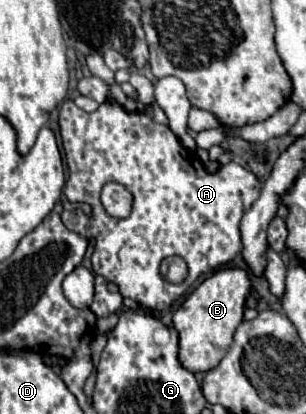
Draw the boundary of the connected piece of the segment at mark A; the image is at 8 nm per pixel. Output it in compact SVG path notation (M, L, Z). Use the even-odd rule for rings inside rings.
M66 100L60 108L60 134L70 172L64 186L64 194L70 202L90 204L94 212L94 216L86 216L80 210L62 212L62 222L66 224L66 228L78 232L80 236L96 240L92 268L108 282L116 282L124 298L132 298L144 308L166 310L174 300L184 296L202 274L218 270L242 250L242 236L238 232L238 224L244 212L256 202L262 188L258 178L250 170L242 168L236 162L228 162L218 172L208 172L198 154L184 148L168 126L156 124L144 112L126 112L112 100L108 100L96 112L90 114L80 110L72 100ZM110 180L130 188L136 198L132 214L124 220L108 216L100 204L100 190ZM166 256L182 256L186 260L190 272L184 284L170 284L160 276L158 266Z

